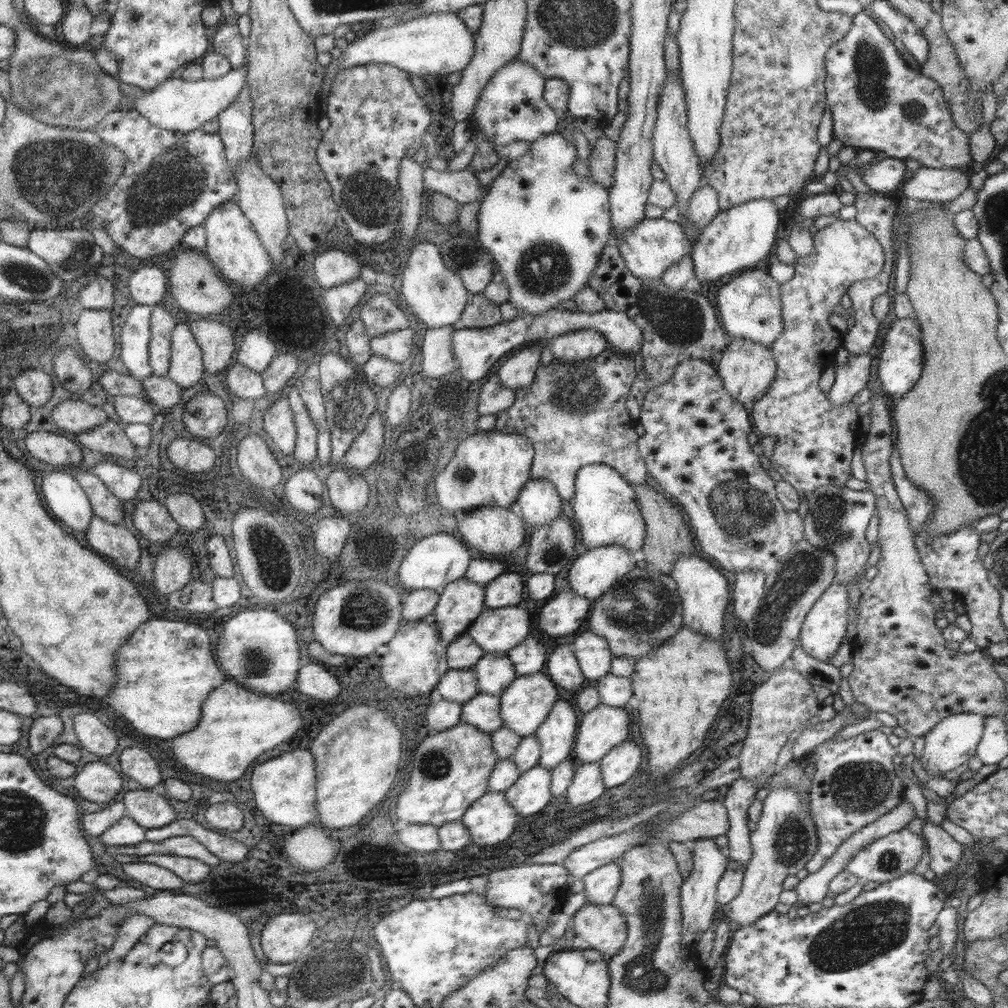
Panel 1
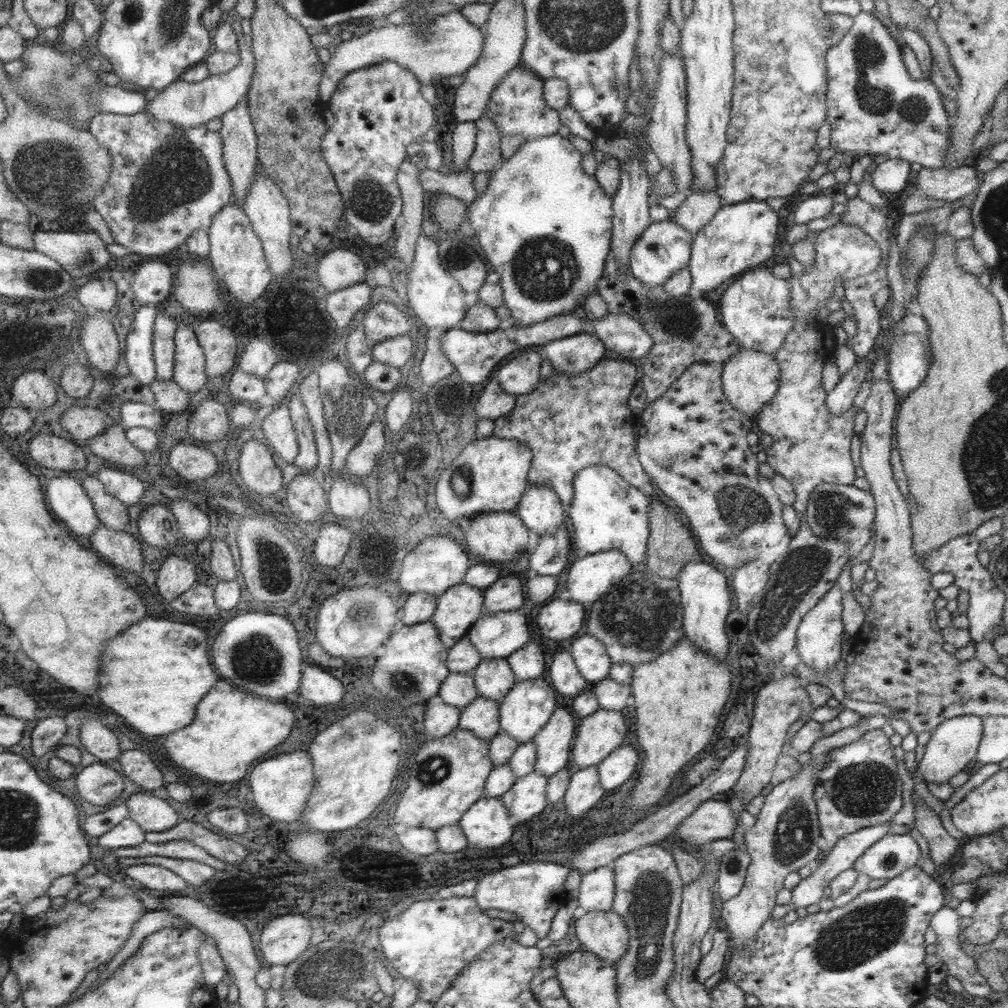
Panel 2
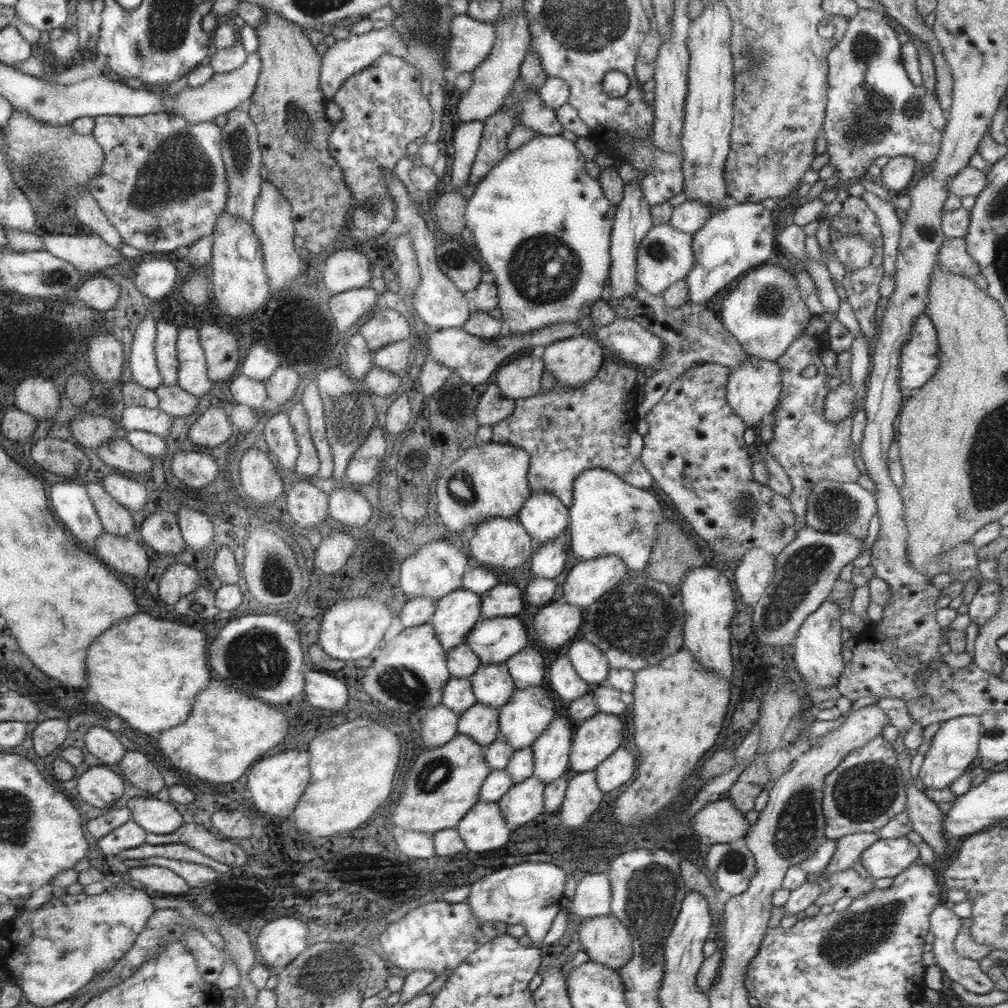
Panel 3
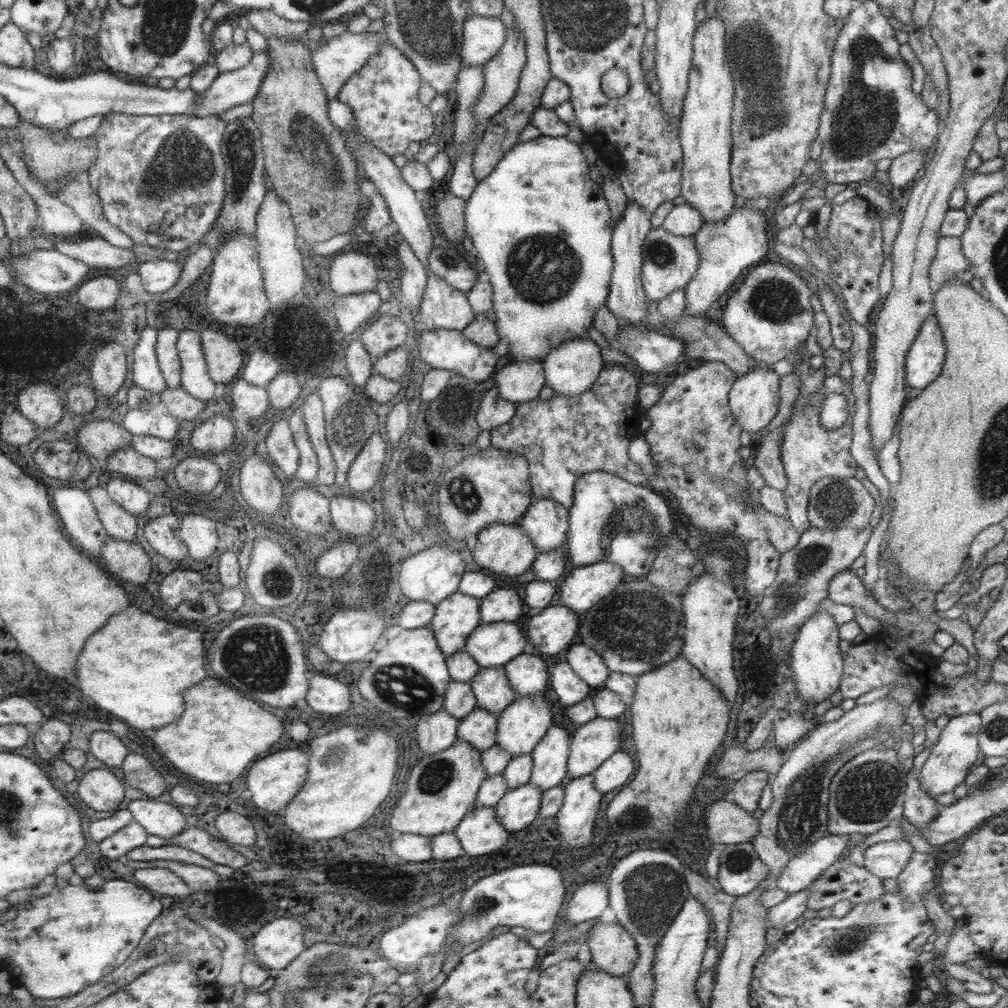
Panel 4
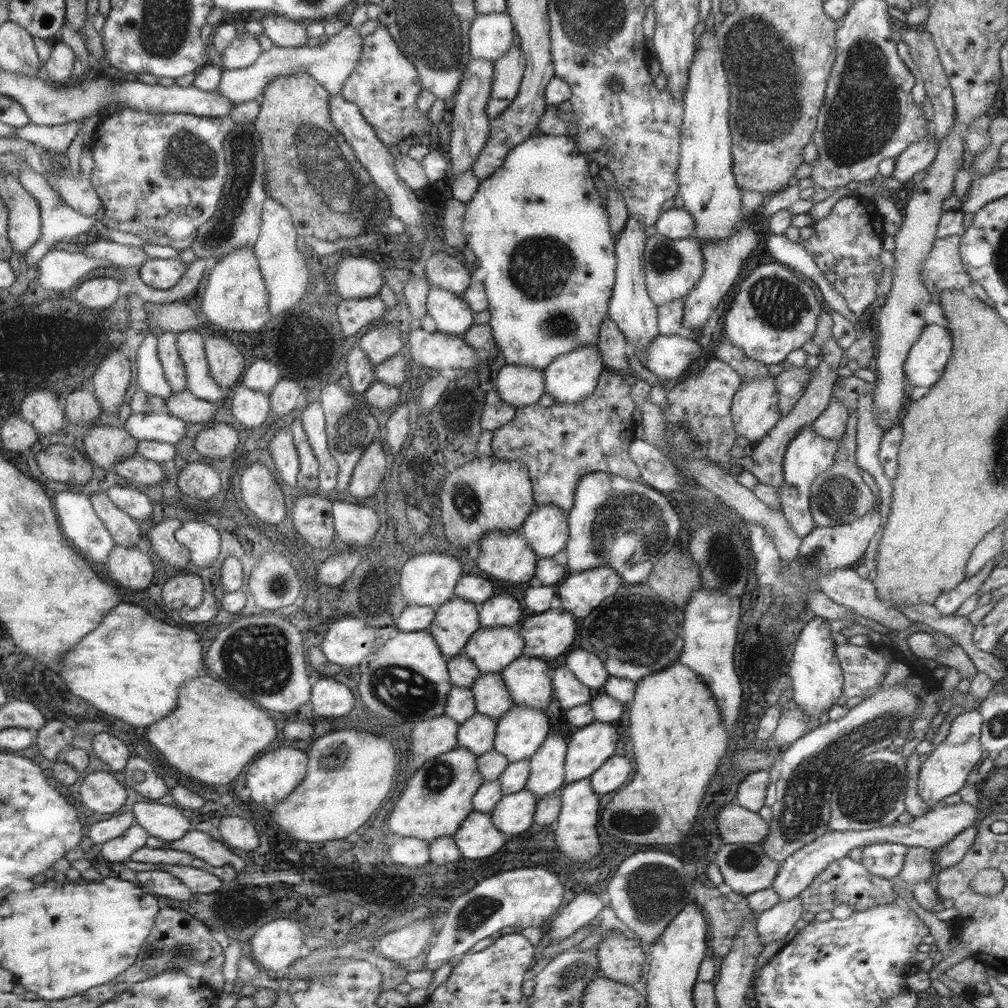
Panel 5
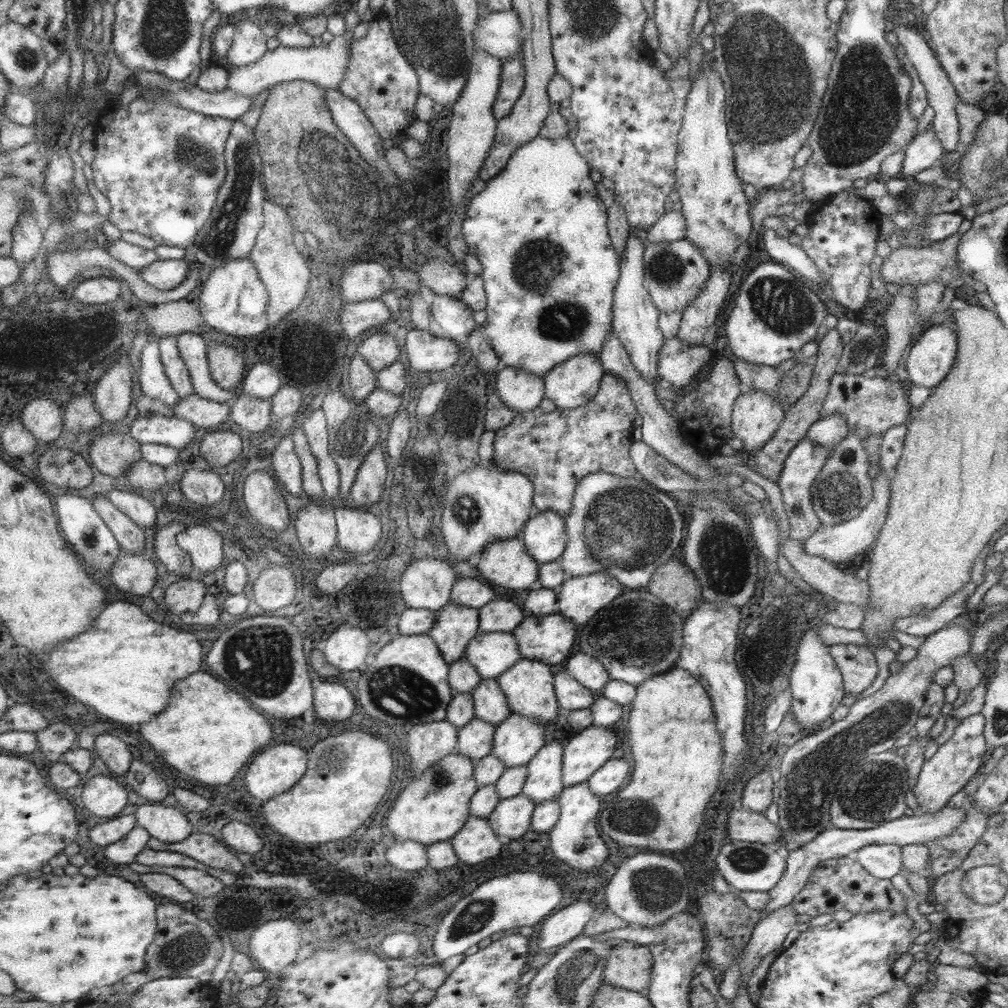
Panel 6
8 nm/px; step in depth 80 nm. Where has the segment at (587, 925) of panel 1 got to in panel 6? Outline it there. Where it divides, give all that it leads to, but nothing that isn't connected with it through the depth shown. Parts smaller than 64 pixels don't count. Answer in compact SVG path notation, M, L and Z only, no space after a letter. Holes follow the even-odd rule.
M613 941L605 955L604 982L635 992L647 988L652 965L649 949L634 942Z

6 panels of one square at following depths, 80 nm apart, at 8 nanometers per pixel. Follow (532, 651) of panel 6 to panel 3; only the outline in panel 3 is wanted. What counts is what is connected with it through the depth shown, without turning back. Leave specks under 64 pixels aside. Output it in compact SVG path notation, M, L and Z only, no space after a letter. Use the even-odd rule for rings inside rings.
M563 600L551 602L543 606L533 616L533 628L537 634L537 642L545 644L549 650L567 644L581 628L581 608L571 606Z

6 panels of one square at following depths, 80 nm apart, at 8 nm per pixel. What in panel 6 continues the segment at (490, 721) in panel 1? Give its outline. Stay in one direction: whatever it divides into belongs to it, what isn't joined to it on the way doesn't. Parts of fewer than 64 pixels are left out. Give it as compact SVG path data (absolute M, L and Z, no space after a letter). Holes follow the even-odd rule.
M473 717L458 728L455 752L471 760L484 758L491 753L493 733L493 725Z

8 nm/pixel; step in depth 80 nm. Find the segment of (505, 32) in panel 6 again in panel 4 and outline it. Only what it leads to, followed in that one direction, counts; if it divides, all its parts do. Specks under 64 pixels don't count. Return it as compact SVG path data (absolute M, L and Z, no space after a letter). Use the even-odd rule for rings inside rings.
M469 15L462 22L461 44L459 51L462 66L484 65L504 41L504 26L498 16L483 18Z

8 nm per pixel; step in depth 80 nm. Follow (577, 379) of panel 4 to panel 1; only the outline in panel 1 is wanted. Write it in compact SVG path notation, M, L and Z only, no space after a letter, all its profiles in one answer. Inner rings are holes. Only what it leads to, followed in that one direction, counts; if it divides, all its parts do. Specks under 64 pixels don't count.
M586 328L553 337L547 343L547 347L553 353L555 361L580 361L596 357L608 347L608 342L601 332Z

